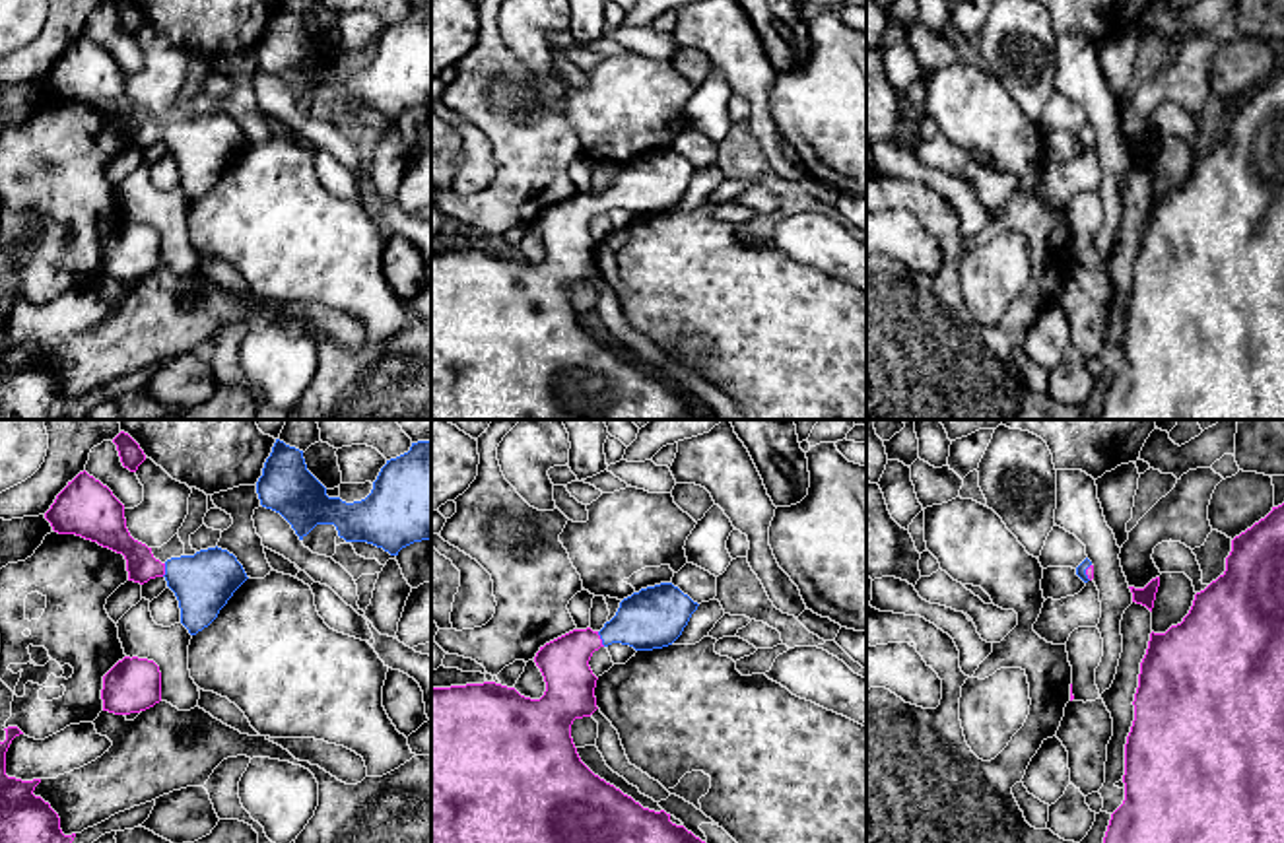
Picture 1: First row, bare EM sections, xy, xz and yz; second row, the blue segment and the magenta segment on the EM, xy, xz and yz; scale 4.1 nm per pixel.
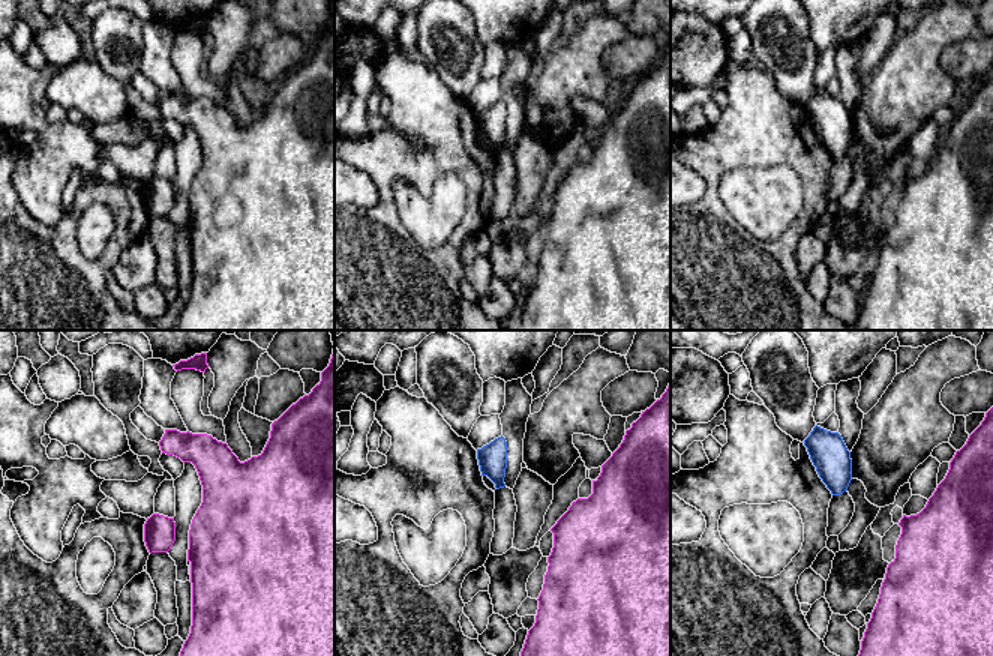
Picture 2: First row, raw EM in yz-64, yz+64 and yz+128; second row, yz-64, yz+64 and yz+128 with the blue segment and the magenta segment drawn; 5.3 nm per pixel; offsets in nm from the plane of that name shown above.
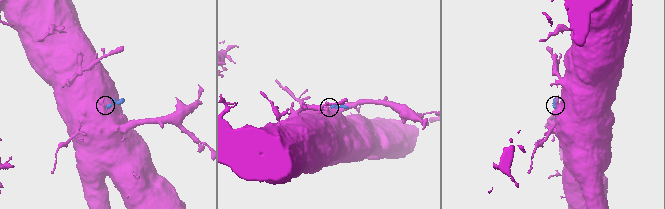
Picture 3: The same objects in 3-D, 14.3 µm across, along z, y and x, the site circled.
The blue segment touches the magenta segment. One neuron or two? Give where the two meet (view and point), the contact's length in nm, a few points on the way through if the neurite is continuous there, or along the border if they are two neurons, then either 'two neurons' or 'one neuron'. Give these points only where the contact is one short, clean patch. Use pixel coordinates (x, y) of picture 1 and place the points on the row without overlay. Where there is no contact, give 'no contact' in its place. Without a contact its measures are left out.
xz (601, 202) | 70 nm | across xz (655, 181), (601, 202), (585, 206), (564, 228) | one neuron

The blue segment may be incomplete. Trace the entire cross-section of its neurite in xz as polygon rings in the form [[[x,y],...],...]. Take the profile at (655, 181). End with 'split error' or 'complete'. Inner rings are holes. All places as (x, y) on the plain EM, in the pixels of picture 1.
[[[672,148],[641,153],[620,167],[600,196],[573,194],[534,221],[546,256],[540,264],[495,247],[431,254],[431,420],[715,420],[670,387],[594,340],[571,303],[575,284],[596,272],[589,225],[612,208],[635,216],[672,210],[697,175]]] | split error

